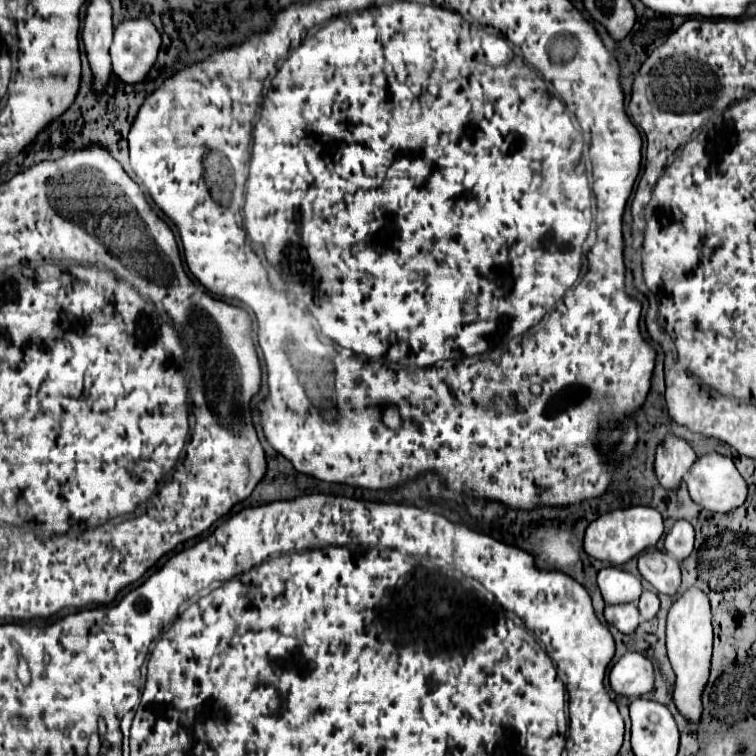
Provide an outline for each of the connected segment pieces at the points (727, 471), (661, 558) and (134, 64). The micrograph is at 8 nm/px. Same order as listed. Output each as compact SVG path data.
M707 452L701 458L697 458L697 462L691 466L691 470L685 476L685 484L687 484L687 490L693 498L693 502L697 502L699 506L703 506L705 510L711 510L711 512L729 512L729 510L741 506L747 496L745 480L737 472L733 460L719 452Z
M647 550L639 554L639 572L657 592L663 594L675 594L681 584L679 562L667 552Z
M149 18L121 22L109 48L113 72L127 84L141 82L157 60L159 46L161 34Z

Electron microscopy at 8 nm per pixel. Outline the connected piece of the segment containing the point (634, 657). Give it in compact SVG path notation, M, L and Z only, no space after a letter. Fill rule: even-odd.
M625 652L611 668L609 684L617 694L643 696L653 690L653 664L639 652Z

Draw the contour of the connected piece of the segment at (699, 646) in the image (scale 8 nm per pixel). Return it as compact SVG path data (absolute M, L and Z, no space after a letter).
M689 586L667 614L667 652L671 666L677 674L677 686L673 700L681 714L687 720L697 722L701 718L701 692L707 684L709 676L709 660L711 660L711 646L713 646L713 626L711 626L711 604L705 590L697 586Z

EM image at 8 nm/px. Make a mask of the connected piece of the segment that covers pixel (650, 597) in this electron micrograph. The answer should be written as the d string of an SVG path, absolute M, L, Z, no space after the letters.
M643 590L641 598L637 602L637 608L639 608L643 620L653 618L657 614L657 610L659 610L659 598L657 598L657 594L651 592L651 590Z

